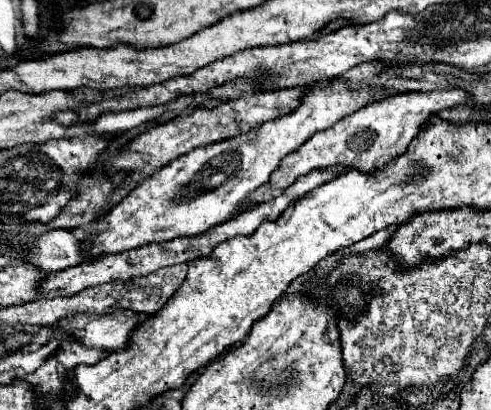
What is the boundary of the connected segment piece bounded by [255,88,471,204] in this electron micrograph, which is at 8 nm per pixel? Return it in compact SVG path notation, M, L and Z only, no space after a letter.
M449 88L433 92L399 92L379 102L373 102L371 106L365 106L363 110L357 110L355 114L341 118L339 122L335 122L335 126L315 132L307 142L303 142L303 146L287 154L287 158L281 162L281 168L271 176L271 182L255 192L255 204L277 198L287 186L295 182L297 176L303 176L315 168L345 164L357 170L373 170L375 166L383 166L387 158L395 158L395 154L403 154L403 150L407 150L411 138L415 138L419 126L431 114L463 104L469 98L471 92L467 92L465 88Z

